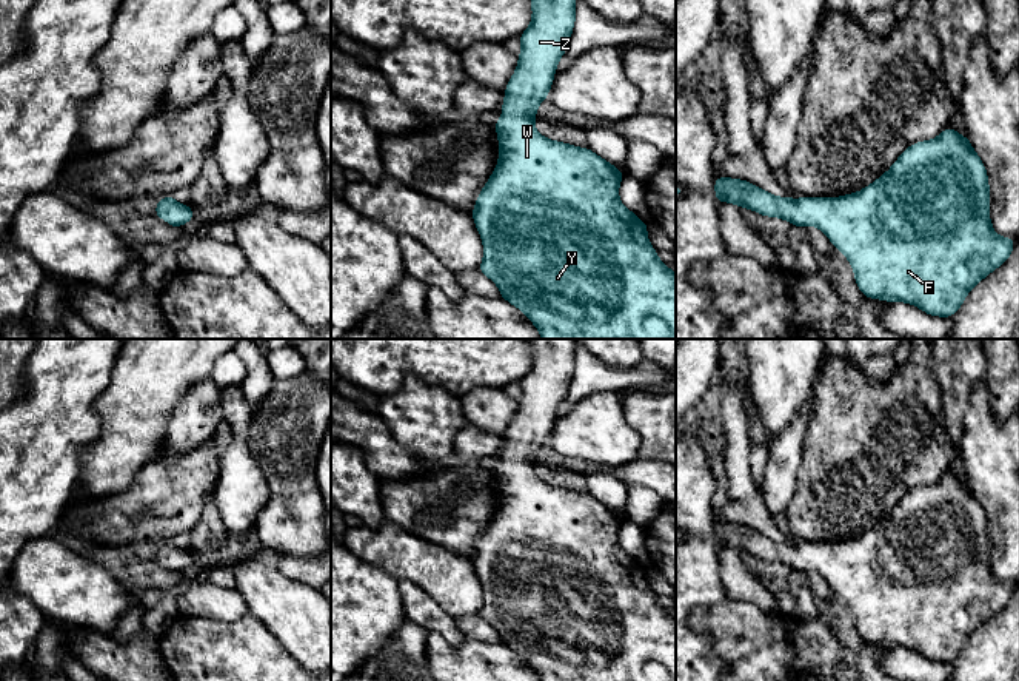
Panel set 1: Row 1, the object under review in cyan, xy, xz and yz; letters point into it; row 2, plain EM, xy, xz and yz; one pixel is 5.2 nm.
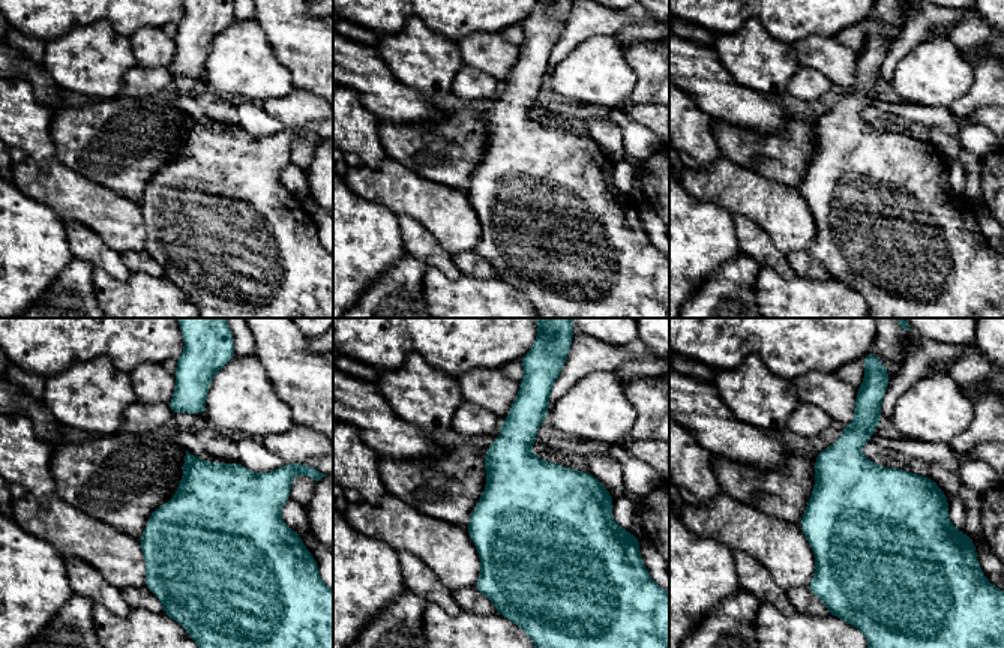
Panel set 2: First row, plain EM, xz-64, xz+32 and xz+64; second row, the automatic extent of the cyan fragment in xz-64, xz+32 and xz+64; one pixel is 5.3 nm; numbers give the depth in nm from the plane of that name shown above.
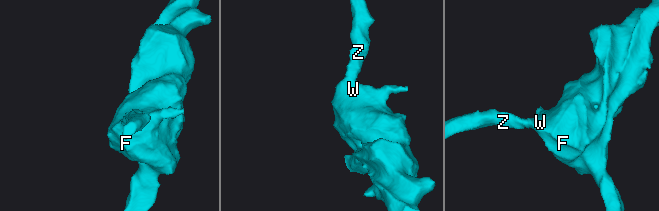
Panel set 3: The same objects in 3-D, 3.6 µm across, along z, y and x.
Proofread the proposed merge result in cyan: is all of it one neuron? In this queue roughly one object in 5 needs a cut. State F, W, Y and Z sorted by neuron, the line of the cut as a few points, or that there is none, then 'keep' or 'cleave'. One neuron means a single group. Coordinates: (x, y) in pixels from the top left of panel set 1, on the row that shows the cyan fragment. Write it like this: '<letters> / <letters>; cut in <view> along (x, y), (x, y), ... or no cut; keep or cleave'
F W Y Z; no cut; keep

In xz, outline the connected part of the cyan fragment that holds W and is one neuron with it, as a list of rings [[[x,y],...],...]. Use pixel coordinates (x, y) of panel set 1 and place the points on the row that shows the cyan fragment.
[[[530,0],[533,8],[531,25],[519,35],[522,51],[517,68],[511,75],[502,103],[502,117],[494,123],[499,139],[499,160],[483,190],[477,194],[471,211],[476,228],[483,242],[483,260],[477,270],[491,279],[500,290],[500,297],[519,308],[539,330],[542,339],[676,339],[676,273],[657,256],[646,233],[648,223],[642,222],[619,200],[619,185],[625,174],[590,148],[579,148],[556,142],[537,133],[534,120],[537,106],[548,99],[559,60],[563,57],[576,23],[576,0]]]

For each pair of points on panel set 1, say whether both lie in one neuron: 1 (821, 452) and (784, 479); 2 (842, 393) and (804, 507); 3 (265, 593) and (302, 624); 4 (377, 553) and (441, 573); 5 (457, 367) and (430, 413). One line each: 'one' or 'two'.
1: two
2: one
3: one
4: one
5: two

